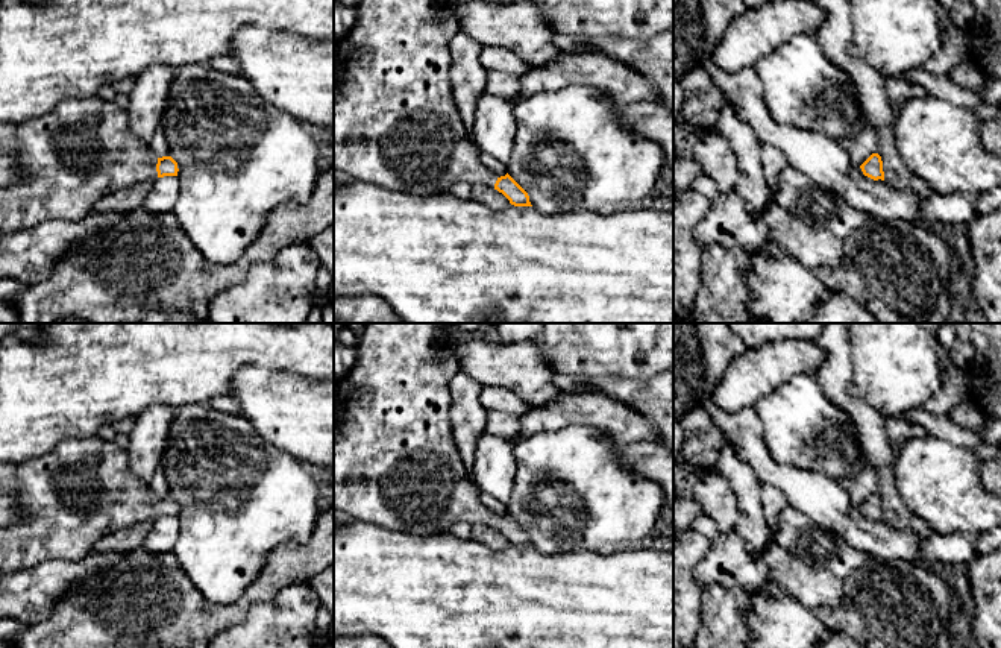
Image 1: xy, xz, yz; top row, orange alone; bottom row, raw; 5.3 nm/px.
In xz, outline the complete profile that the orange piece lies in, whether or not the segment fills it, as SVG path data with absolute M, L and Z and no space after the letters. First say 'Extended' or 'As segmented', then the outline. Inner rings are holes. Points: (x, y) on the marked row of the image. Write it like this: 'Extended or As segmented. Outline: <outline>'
Extended. Outline: M358 0L355 8L355 24L344 38L338 38L334 49L334 170L347 173L364 182L373 182L381 188L397 190L406 194L440 194L457 182L470 185L482 184L502 193L514 206L532 206L528 193L507 173L497 178L481 162L481 149L469 137L464 121L453 100L450 85L452 56L450 39L458 33L458 23L450 9L453 0Z

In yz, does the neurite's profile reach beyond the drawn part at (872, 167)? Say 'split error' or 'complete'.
complete

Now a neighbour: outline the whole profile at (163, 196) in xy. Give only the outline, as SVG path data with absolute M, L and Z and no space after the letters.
M177 176L158 178L143 206L155 215L173 212L179 193L180 182Z

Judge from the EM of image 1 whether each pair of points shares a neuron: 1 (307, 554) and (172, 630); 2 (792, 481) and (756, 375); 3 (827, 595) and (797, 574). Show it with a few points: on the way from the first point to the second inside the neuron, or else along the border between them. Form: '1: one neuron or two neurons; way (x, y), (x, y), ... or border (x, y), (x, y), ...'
1: one neuron; way (273, 577), (235, 613), (205, 618)
2: two neurons; border (718, 405), (727, 412), (753, 410)
3: one neuron; way (819, 588), (804, 581)

